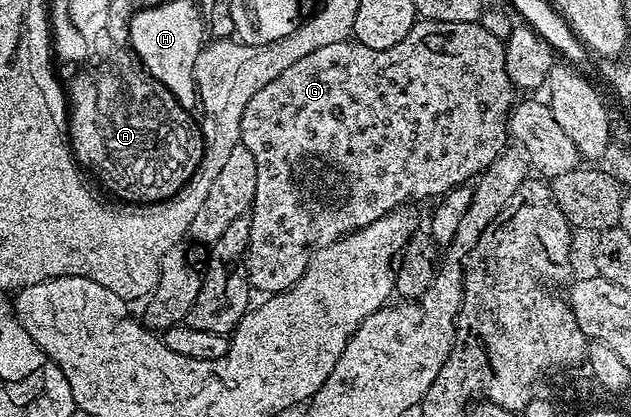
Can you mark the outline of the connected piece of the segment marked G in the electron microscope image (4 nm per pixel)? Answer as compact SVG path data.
M419 19L412 30L408 30L408 34L404 34L404 38L400 38L400 42L396 42L396 46L388 50L372 50L353 38L332 42L332 46L320 46L320 50L312 50L312 54L304 54L304 58L288 66L288 70L284 70L280 78L272 78L268 86L260 86L260 90L252 94L248 106L244 106L244 118L240 118L240 142L256 161L256 198L248 213L248 270L251 289L258 291L259 288L262 294L287 291L306 273L310 260L318 252L324 251L350 232L367 228L372 222L410 202L406 200L422 200L425 196L441 198L445 192L463 187L467 182L481 176L482 171L502 155L508 144L508 121L510 110L516 103L516 89L508 76L504 62L505 53L503 41L491 34L482 22L436 22Z

